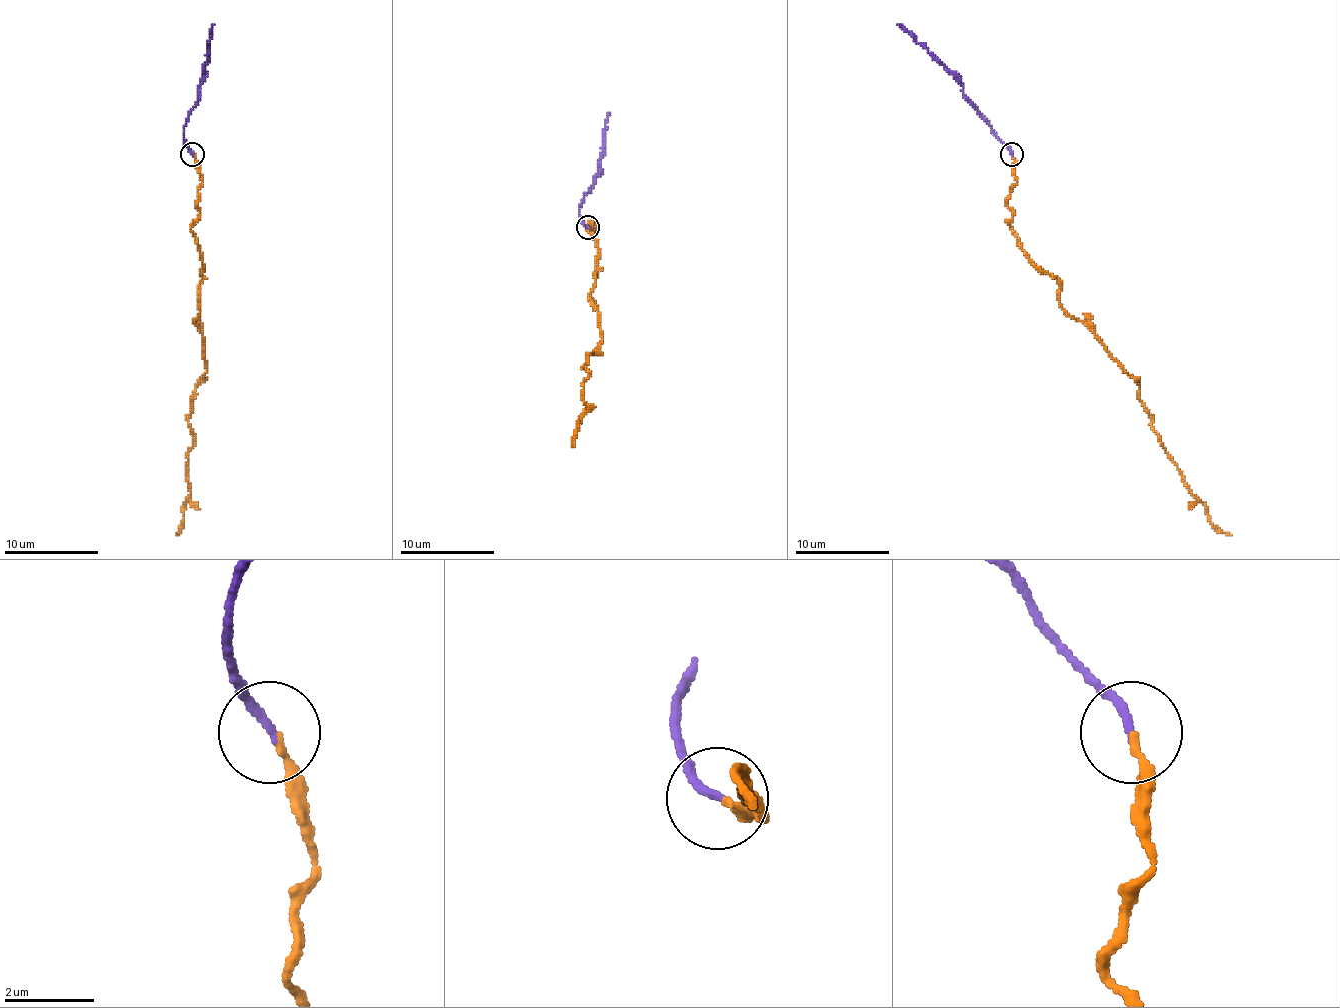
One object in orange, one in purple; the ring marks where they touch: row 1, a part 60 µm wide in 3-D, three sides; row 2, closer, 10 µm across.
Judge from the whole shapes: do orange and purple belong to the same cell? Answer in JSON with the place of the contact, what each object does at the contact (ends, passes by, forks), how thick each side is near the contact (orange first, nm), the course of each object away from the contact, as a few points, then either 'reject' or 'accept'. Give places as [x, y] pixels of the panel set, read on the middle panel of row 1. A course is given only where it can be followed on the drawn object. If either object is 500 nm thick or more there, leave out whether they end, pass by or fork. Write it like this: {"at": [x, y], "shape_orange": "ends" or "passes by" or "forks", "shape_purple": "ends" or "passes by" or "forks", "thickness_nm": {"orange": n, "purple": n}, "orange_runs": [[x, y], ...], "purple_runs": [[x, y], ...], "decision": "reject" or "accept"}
{"at": [588, 227], "shape_orange": "ends", "shape_purple": "ends", "thickness_nm": {"orange": 170, "purple": 190}, "orange_runs": [[588, 228], [598, 232], [586, 228], [602, 343], [584, 364], [586, 407], [572, 447]], "purple_runs": [[588, 228], [579, 214], [579, 207], [598, 171], [609, 112]], "decision": "accept"}

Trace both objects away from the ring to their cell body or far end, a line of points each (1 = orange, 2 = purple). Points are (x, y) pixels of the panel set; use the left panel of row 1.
1: (193, 154), (202, 184), (190, 231), (202, 281), (195, 318), (207, 372), (188, 415), (190, 493), (176, 535)
2: (193, 154), (183, 137), (183, 125), (197, 99), (214, 24)

